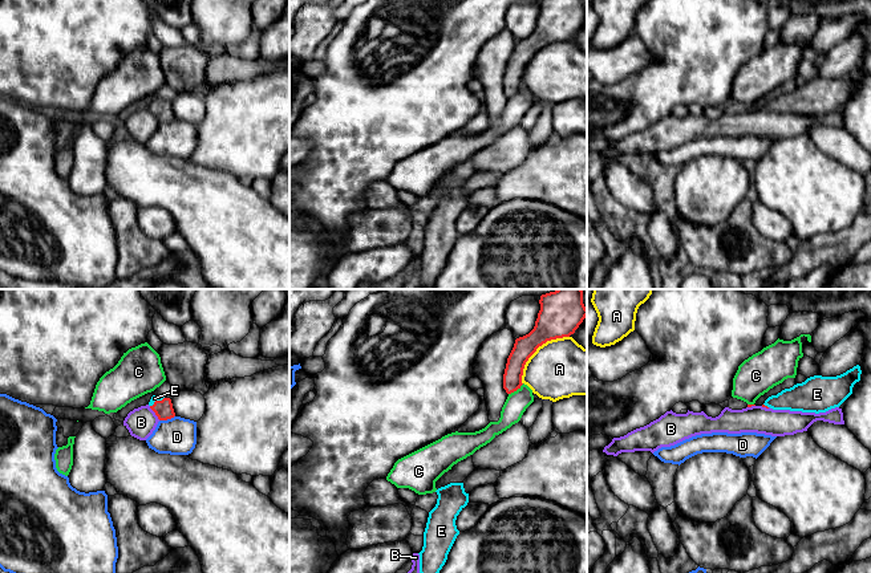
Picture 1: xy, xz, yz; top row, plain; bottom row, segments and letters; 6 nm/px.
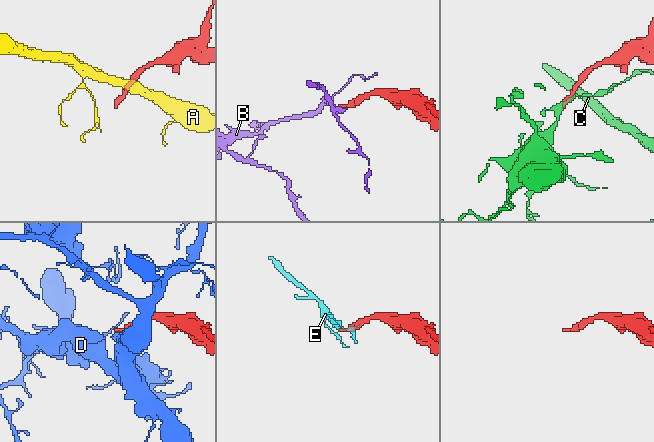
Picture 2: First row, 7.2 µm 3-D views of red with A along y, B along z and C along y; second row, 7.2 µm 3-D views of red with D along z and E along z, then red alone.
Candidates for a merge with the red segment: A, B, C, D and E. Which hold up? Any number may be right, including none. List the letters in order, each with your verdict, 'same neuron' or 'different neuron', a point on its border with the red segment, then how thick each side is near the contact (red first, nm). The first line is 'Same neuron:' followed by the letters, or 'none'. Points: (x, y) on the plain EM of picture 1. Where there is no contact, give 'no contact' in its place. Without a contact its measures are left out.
Same neuron: E
A: different neuron; contact xz (535, 53); calibres 240 and 360 nm
B: different neuron; contact xy (154, 114); calibres 110 and 180 nm
C: different neuron; contact xz (515, 93); calibres 120 and 140 nm
D: different neuron; contact xy (166, 122); calibres 110 and 220 nm
E: same neuron; contact xy (157, 104); calibres 110 and 40 nm

